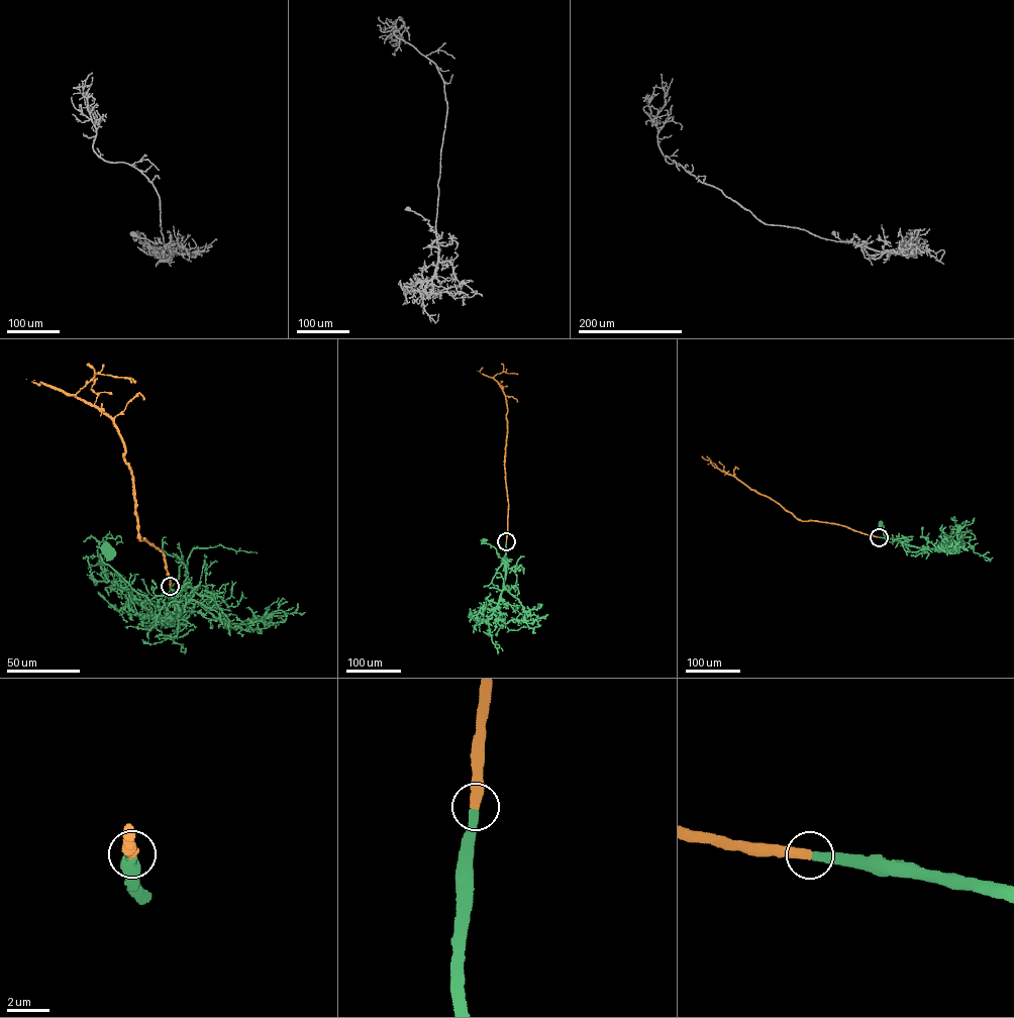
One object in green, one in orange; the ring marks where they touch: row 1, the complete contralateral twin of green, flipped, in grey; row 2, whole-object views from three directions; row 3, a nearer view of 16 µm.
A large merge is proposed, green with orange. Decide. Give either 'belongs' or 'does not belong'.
belongs

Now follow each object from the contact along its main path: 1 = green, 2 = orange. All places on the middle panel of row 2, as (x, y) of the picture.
1: (506, 541), (503, 562), (495, 548), (481, 543), (484, 540)
2: (506, 541), (508, 503), (504, 464), (507, 408), (502, 389), (493, 377), (503, 372), (517, 374)

